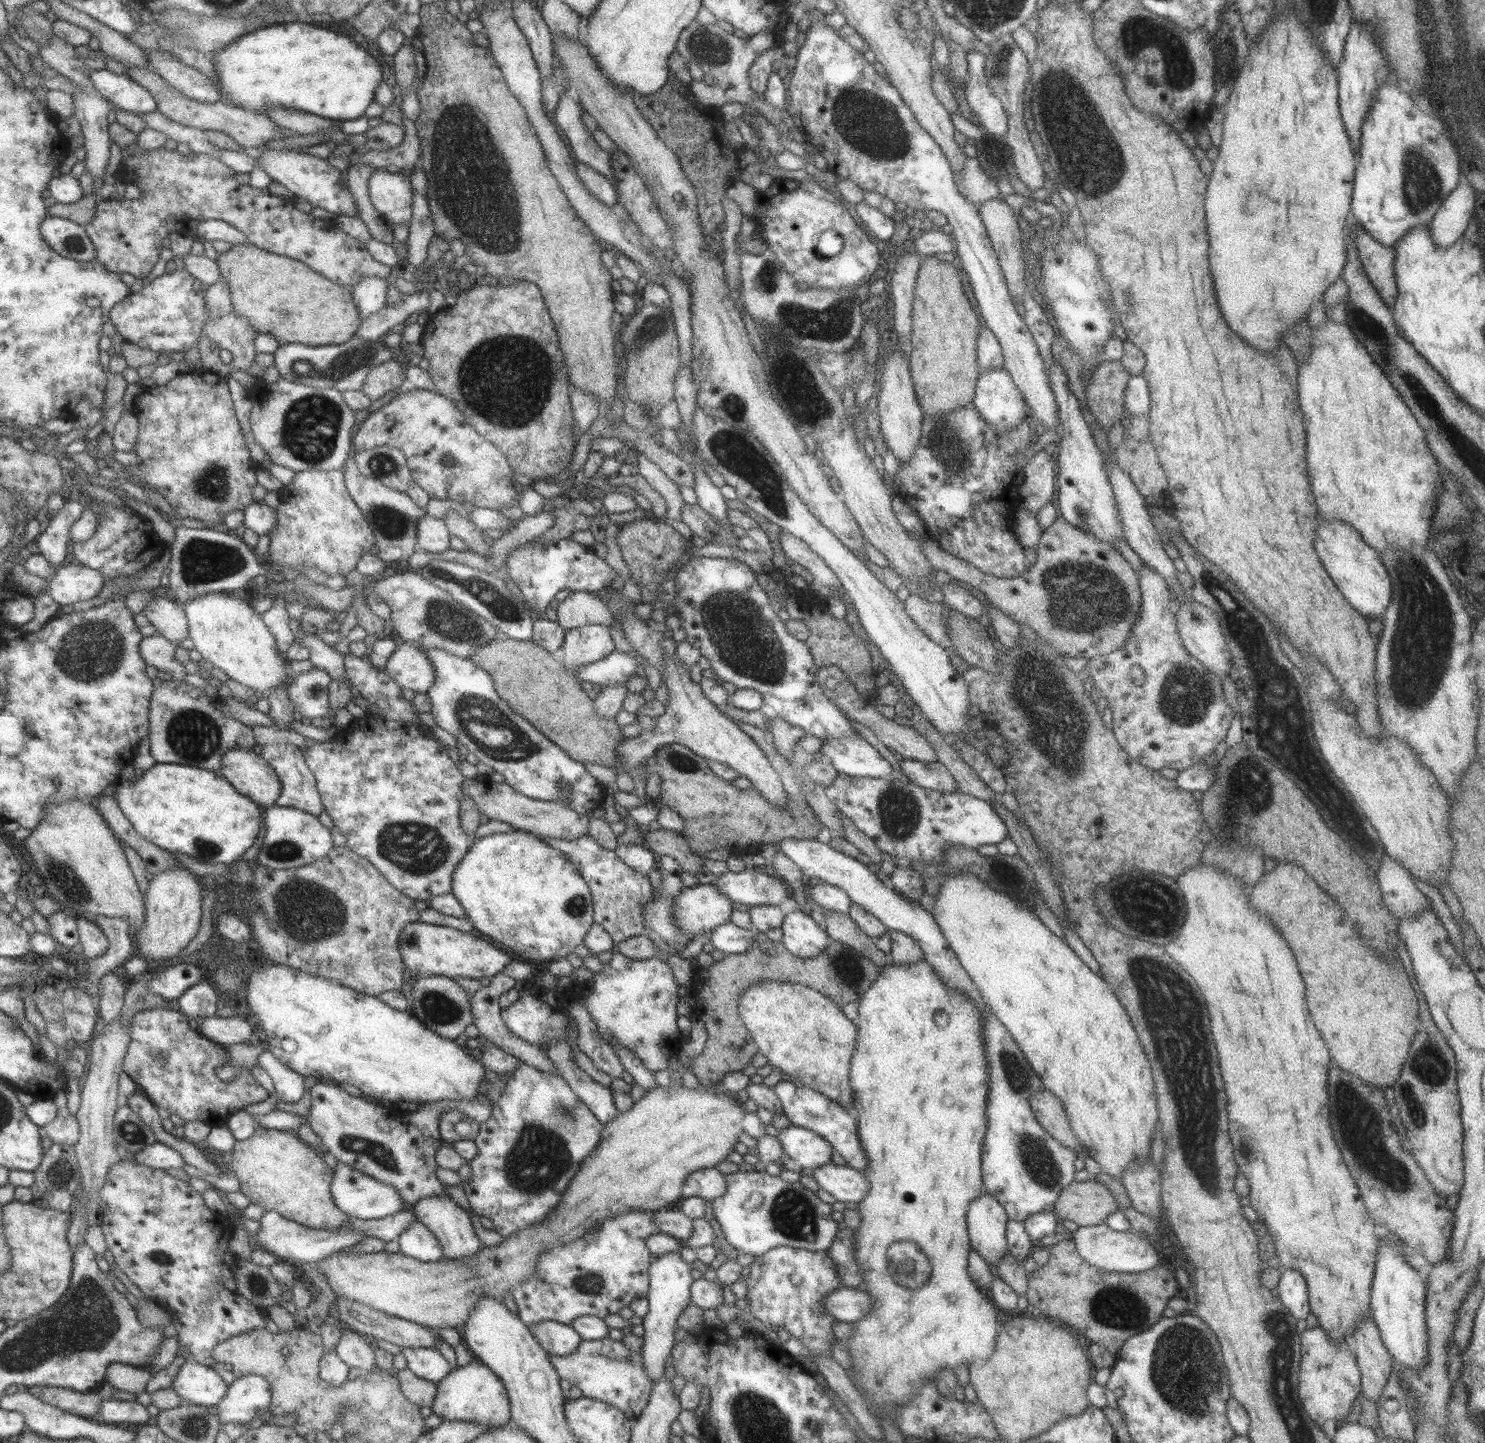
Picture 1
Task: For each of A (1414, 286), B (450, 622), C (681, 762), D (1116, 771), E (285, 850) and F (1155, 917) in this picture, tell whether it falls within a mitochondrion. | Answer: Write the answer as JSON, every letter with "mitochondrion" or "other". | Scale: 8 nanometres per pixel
{"A":"other","B":"mitochondrion","C":"mitochondrion","D":"other","E":"mitochondrion","F":"mitochondrion"}

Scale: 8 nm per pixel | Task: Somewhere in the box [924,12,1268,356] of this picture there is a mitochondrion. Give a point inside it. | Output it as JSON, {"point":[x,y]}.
{"point":[1139,33]}

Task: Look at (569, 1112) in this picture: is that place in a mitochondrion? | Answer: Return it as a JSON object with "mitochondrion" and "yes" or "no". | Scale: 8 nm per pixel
{"mitochondrion":"yes"}

